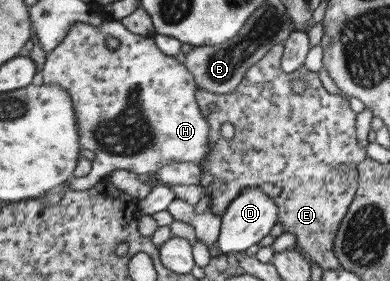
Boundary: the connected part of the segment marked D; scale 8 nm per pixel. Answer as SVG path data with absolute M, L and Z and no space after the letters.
M249 188L241 192L221 215L216 252L245 252L252 245L259 244L264 237L270 235L273 225L278 223L278 212L277 204L259 188Z

